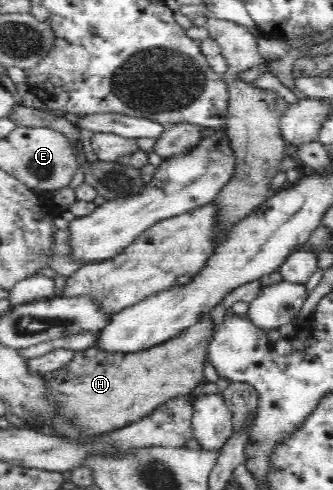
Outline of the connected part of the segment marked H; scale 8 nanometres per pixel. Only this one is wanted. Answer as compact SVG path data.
M208 312L183 333L139 354L103 354L95 347L75 352L65 367L45 375L46 383L54 399L61 400L87 430L109 432L130 426L171 401L188 399L199 383L206 383L210 343L218 325Z

